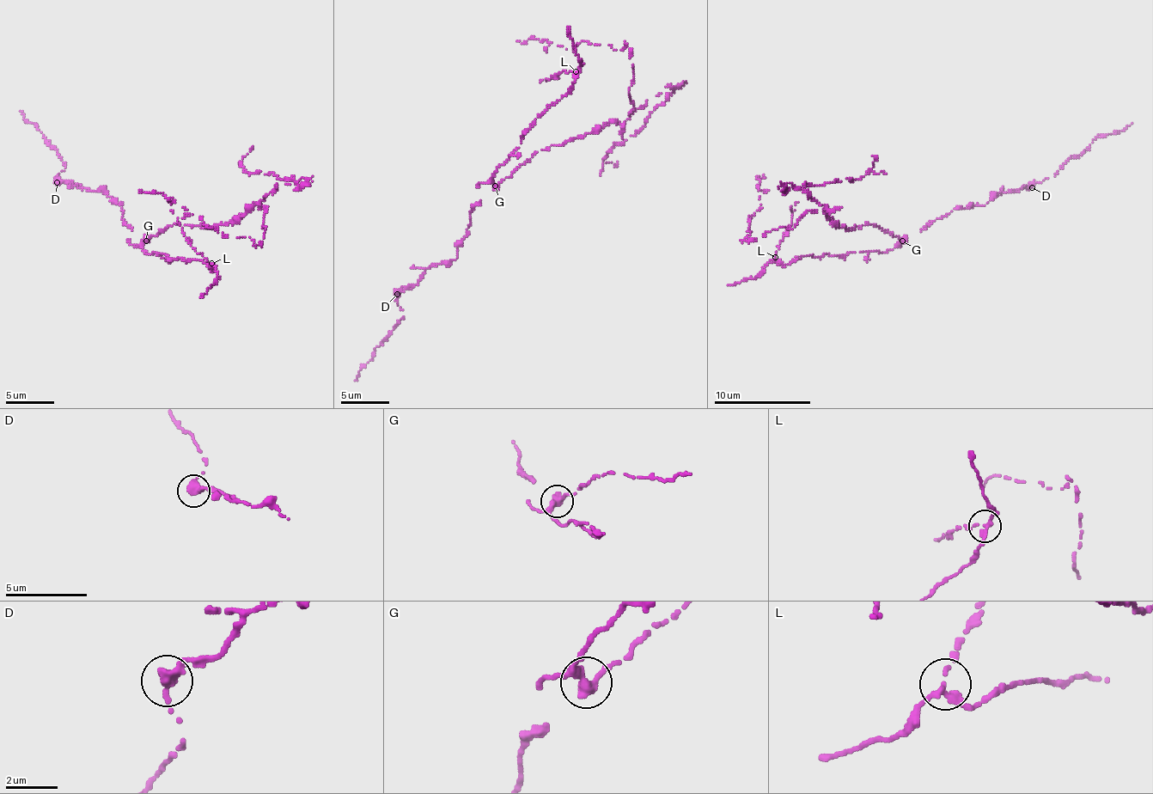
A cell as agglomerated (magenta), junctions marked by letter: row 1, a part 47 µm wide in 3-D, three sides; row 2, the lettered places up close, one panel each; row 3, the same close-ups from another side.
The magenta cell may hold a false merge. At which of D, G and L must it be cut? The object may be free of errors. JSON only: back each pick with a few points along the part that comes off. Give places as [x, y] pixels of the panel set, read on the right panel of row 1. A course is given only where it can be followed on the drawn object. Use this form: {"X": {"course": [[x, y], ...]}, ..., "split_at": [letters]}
{"G": {"course": [[901, 241], [879, 226], [838, 226], [821, 205], [792, 229], [747, 241], [763, 174]]}, "split_at": ["G"]}

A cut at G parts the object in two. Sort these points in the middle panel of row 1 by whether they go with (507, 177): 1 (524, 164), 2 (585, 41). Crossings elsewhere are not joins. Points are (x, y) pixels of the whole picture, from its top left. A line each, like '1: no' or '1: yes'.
1: yes
2: yes

